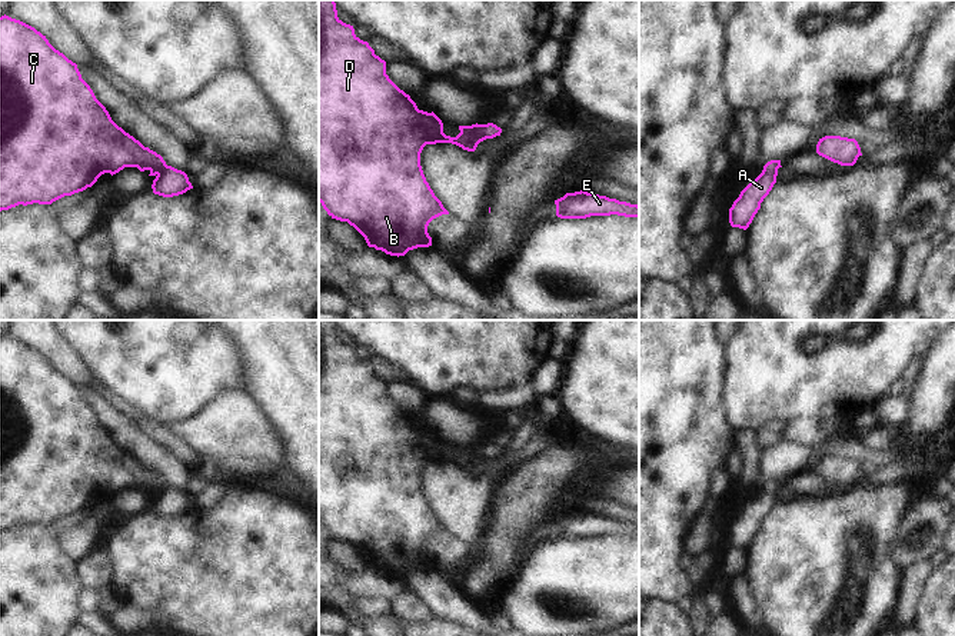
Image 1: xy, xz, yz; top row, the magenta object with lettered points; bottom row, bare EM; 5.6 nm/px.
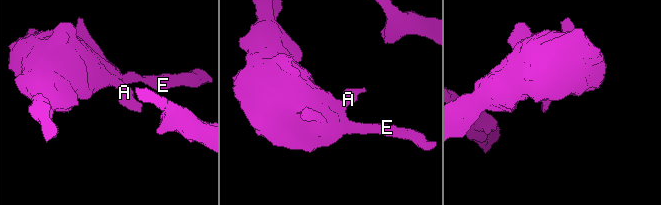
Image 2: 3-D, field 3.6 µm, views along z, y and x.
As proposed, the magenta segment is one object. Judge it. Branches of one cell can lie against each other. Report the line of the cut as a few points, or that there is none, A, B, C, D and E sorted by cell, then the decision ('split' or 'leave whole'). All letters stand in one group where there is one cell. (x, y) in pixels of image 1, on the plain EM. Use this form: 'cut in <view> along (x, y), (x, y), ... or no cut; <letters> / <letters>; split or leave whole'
no cut; A B C D E; leave whole

